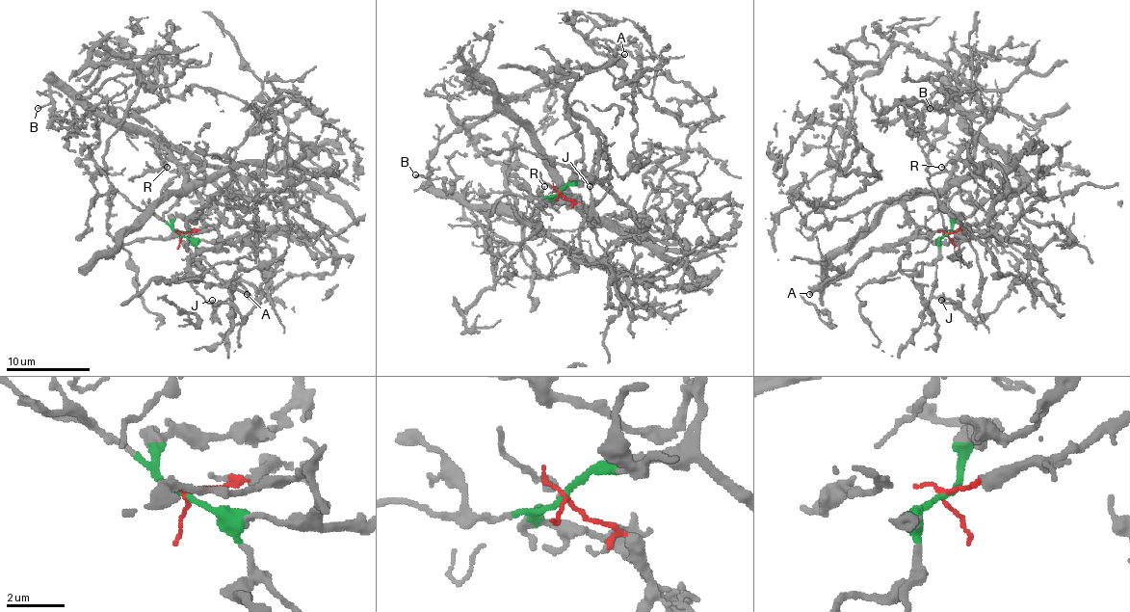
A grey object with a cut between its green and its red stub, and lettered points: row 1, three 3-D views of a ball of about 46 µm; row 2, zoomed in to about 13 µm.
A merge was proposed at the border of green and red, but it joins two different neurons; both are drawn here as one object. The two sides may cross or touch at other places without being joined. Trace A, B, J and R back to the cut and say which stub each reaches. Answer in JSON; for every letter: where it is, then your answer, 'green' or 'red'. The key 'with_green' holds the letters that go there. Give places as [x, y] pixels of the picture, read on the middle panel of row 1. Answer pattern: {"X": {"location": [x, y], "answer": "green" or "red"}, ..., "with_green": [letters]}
{"A": {"location": [624, 54], "answer": "green"}, "B": {"location": [415, 174], "answer": "red"}, "J": {"location": [590, 186], "answer": "green"}, "R": {"location": [544, 186], "answer": "red"}, "with_green": ["A", "J"]}

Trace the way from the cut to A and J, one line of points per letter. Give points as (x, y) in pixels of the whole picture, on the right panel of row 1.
A: (947, 234), (934, 241), (906, 239), (876, 247), (826, 287), (808, 293)
J: (947, 234), (941, 241), (936, 284), (932, 289), (936, 297), (949, 297), (956, 304), (941, 300)

